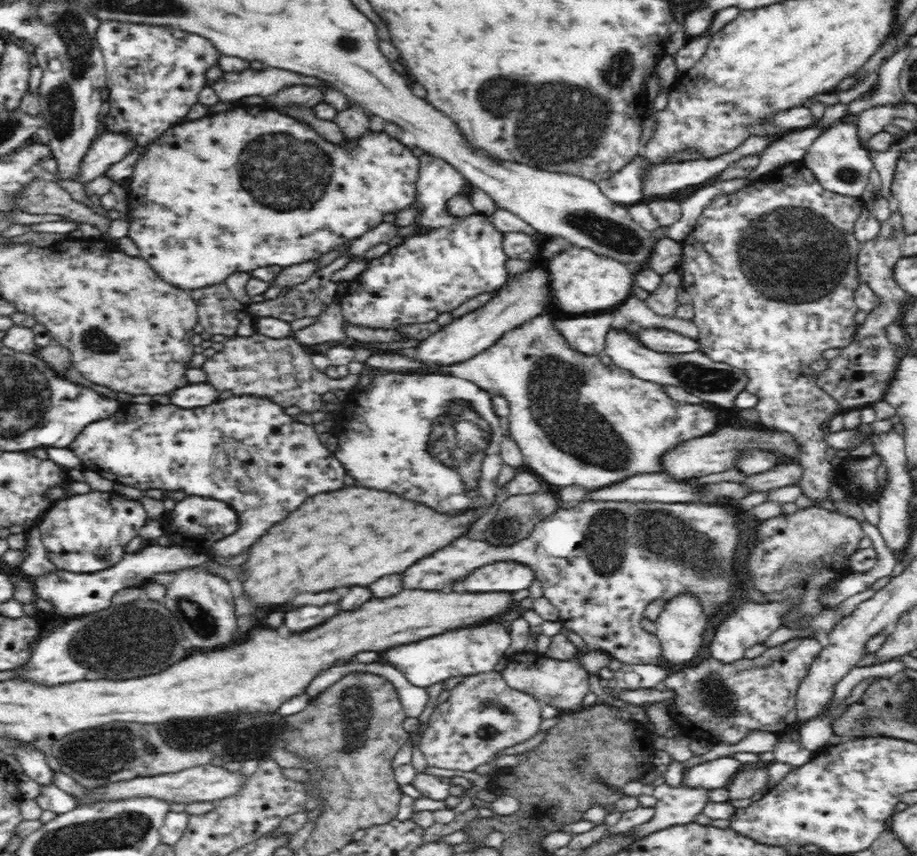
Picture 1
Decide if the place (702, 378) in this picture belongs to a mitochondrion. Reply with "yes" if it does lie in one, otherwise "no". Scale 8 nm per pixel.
yes

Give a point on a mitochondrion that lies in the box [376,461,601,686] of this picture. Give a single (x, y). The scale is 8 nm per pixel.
(507, 527)

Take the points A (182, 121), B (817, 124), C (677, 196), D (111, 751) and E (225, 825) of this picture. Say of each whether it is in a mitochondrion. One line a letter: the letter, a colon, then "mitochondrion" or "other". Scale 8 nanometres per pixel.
A: other
B: other
C: other
D: mitochondrion
E: other

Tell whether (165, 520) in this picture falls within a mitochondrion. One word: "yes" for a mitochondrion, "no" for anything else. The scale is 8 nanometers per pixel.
no

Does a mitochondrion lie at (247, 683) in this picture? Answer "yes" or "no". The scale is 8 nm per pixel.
no

